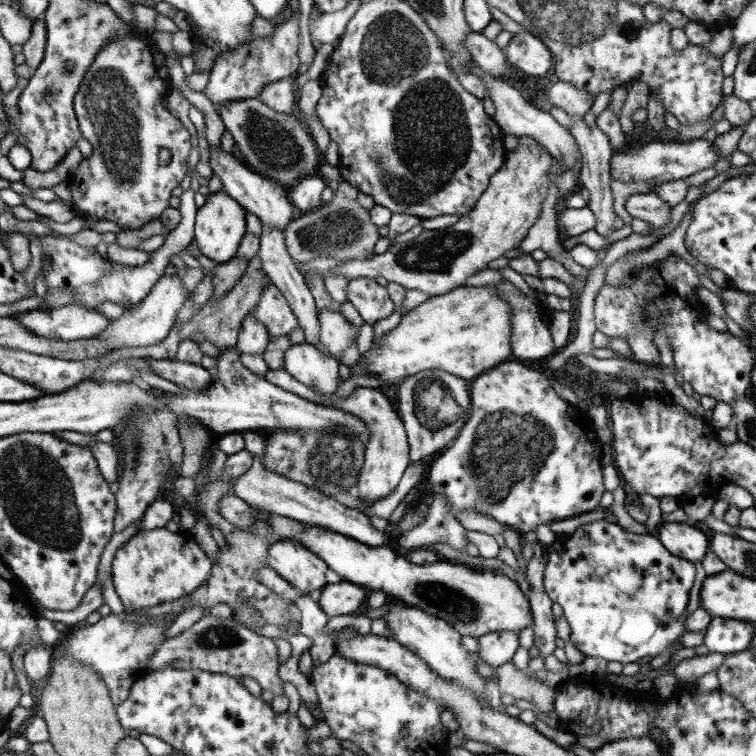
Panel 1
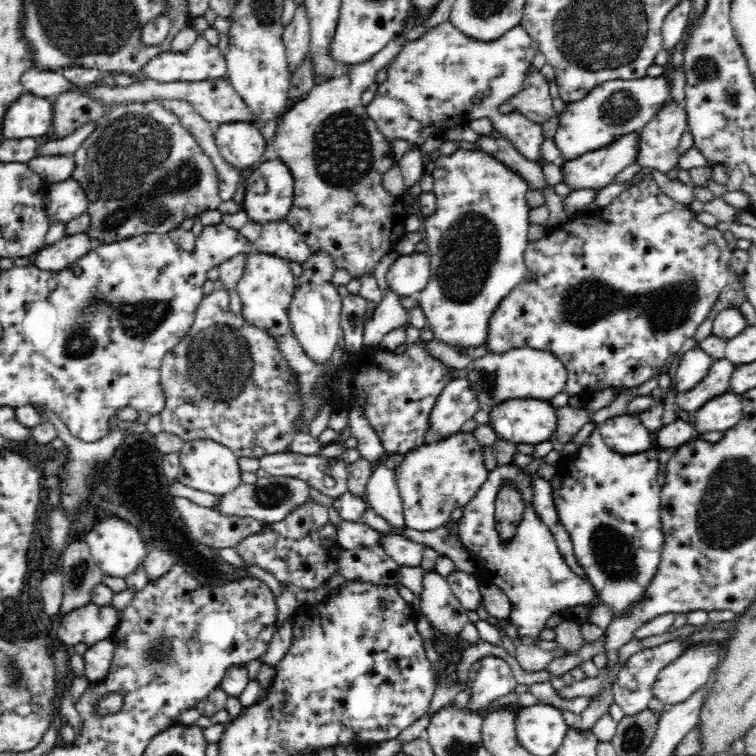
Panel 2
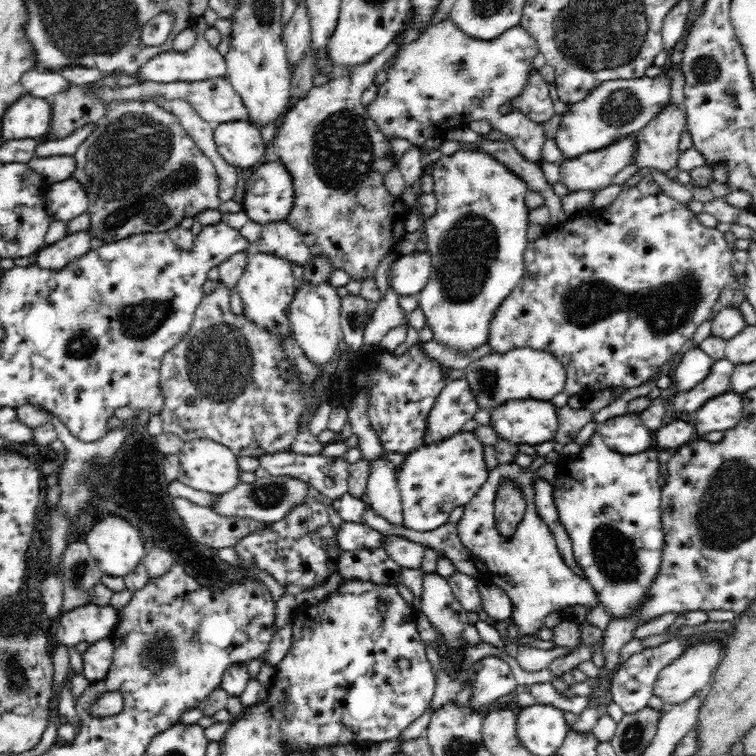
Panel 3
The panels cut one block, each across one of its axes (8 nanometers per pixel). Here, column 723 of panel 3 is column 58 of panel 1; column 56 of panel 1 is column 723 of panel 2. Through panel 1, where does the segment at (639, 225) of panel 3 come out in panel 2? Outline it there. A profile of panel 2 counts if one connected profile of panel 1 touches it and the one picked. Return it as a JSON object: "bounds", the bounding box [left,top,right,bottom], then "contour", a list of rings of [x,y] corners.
{"bounds":[484,174,733,399],"contour":[[[651,174],[646,175],[639,183],[632,185],[613,201],[602,207],[600,218],[594,222],[594,226],[588,228],[588,234],[574,236],[568,232],[554,232],[549,230],[545,237],[530,241],[527,244],[524,260],[527,269],[530,272],[530,279],[524,279],[510,291],[510,294],[498,304],[494,314],[490,316],[488,324],[488,336],[484,344],[489,346],[489,353],[502,354],[513,348],[530,347],[540,350],[544,348],[546,352],[554,353],[558,360],[563,362],[567,368],[568,382],[564,393],[570,397],[581,396],[585,399],[593,393],[601,390],[612,389],[631,389],[639,387],[646,381],[649,381],[657,372],[657,368],[662,367],[664,362],[673,354],[676,354],[688,338],[693,338],[696,329],[706,318],[712,307],[717,304],[719,294],[722,289],[729,283],[731,270],[730,260],[732,260],[733,250],[728,246],[724,239],[724,233],[716,227],[706,227],[696,219],[694,214],[685,203],[678,202],[669,196],[666,196],[659,187],[659,184],[653,180]]]}

